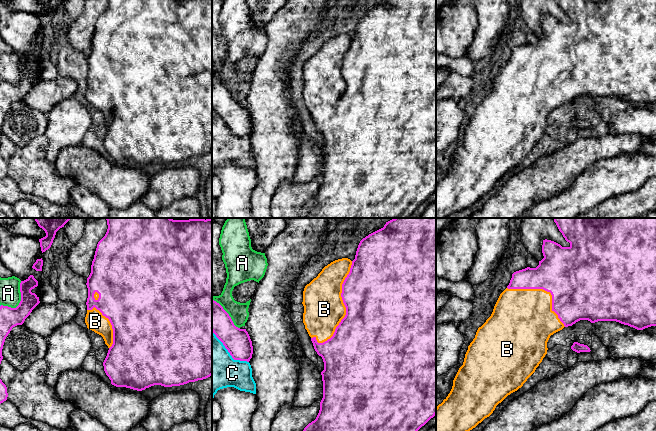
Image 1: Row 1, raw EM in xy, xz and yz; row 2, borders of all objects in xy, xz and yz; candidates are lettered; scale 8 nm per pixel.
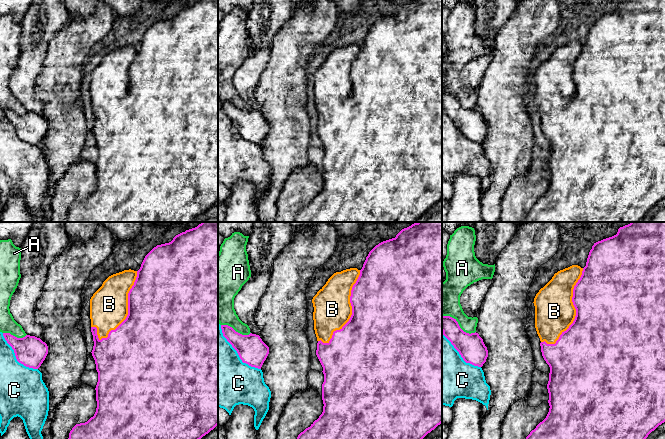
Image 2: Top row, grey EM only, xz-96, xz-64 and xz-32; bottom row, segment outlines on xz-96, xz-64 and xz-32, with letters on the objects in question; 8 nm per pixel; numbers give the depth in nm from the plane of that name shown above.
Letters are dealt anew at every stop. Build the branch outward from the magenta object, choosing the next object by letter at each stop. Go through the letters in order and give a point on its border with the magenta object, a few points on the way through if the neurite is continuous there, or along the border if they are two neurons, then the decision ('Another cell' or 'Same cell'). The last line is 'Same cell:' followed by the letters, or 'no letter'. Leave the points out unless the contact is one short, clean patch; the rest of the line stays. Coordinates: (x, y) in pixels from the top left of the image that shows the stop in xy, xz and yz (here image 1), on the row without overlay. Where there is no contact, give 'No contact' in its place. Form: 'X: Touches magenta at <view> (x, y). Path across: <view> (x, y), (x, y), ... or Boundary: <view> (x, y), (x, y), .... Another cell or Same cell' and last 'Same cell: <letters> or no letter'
A: Touches magenta at xy (20, 77). Another cell
B: Touches magenta at xz (344, 80). Same cell
C: Touches magenta at xz (228, 127). Another cell
Same cell: B

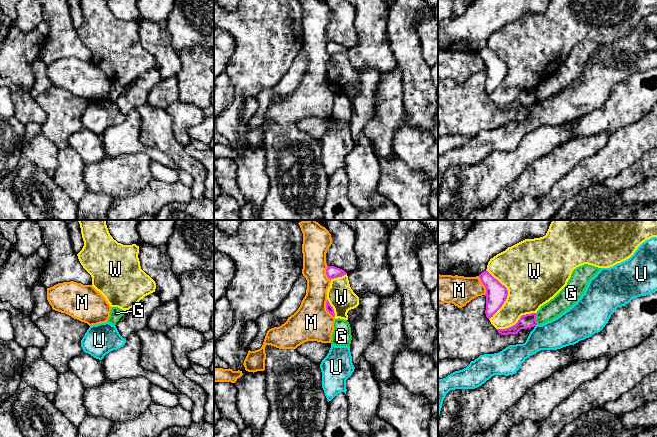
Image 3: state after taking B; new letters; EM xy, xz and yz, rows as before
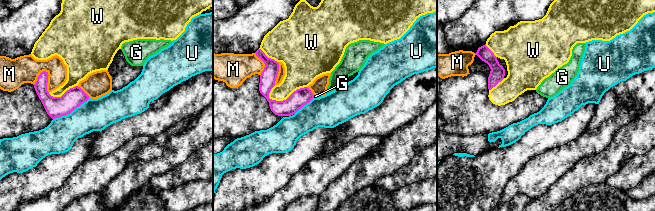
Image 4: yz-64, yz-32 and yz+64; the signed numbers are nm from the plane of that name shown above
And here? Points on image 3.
G: Touches magenta at yz (535, 94). Boundary: yz (535, 89), (537, 99). Another cell
M: Touches magenta at yz (483, 60). Another cell
U: No contact. Another cell
W: Touches magenta at yz (507, 70). Another cell
Same cell: no letter

